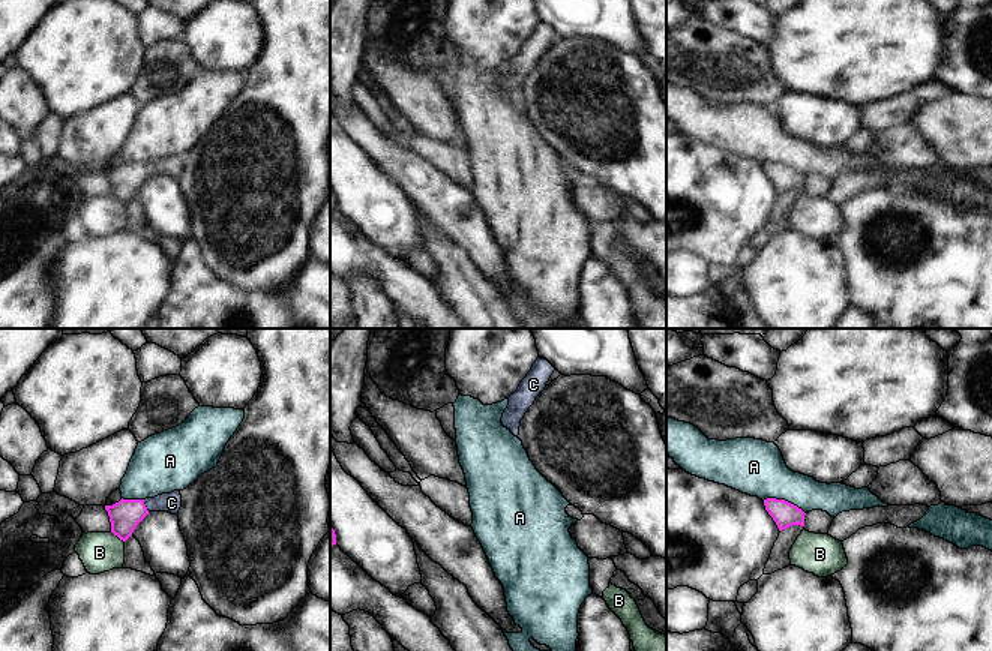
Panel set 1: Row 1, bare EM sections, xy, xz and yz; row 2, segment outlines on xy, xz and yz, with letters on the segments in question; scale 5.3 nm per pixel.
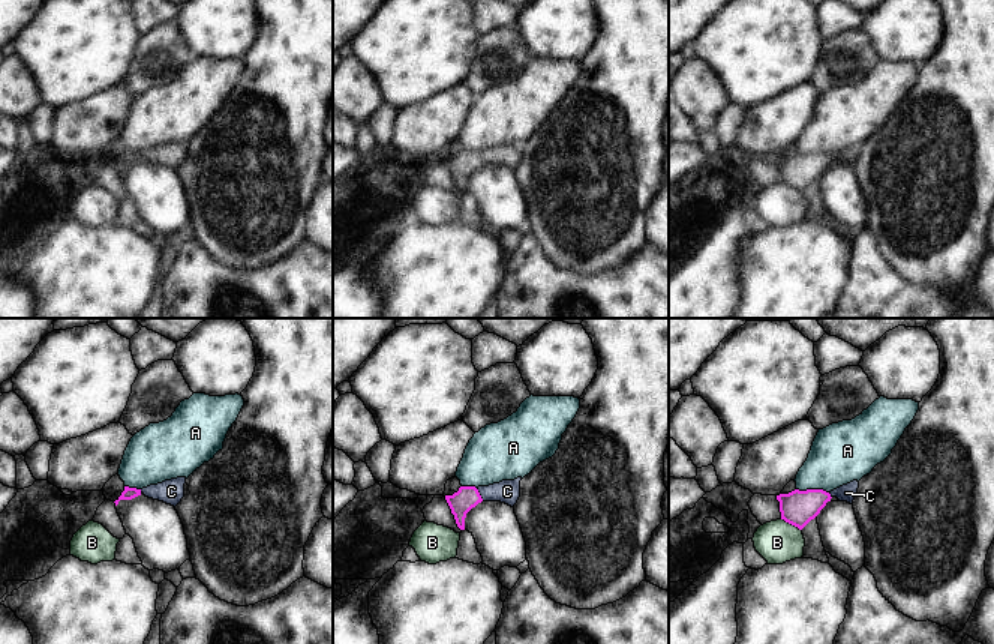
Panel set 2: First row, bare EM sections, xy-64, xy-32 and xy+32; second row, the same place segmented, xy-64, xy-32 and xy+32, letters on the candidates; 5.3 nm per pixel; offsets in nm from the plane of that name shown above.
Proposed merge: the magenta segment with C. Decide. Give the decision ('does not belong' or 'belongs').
belongs

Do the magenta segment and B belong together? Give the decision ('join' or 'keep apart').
keep apart

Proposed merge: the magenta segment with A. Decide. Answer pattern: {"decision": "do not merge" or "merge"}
{"decision": "do not merge"}

